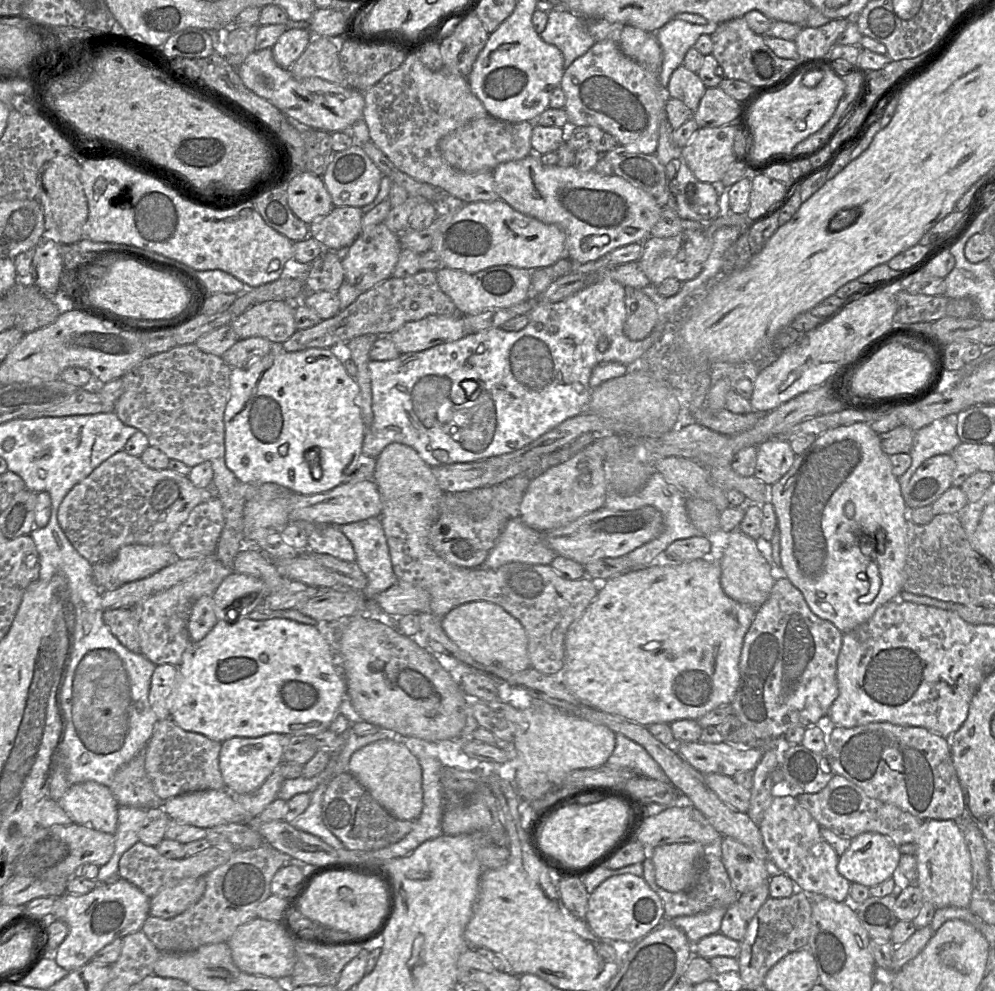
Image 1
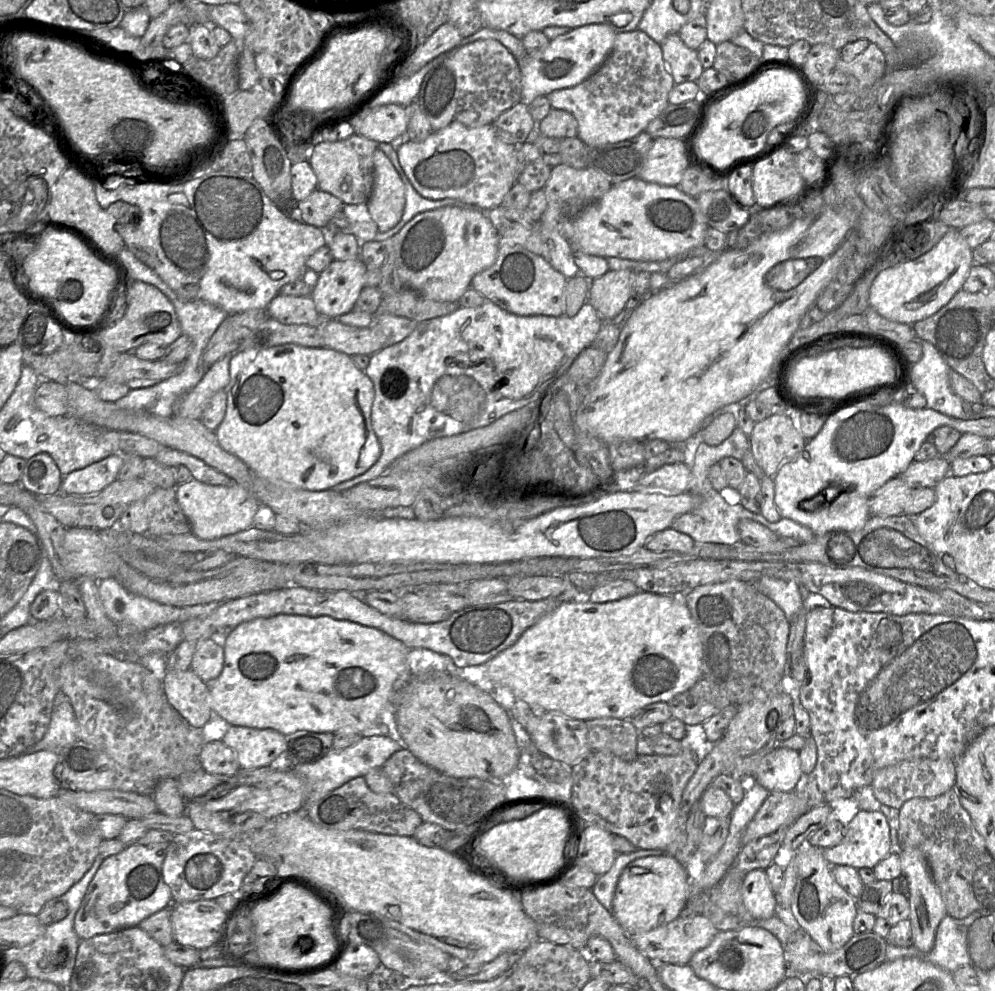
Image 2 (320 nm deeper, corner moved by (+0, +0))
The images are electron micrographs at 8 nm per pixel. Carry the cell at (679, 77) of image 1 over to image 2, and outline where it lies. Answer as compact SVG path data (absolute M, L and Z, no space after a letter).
M678 33L668 35L661 43L661 49L675 84L699 79L704 68L698 57L698 50L689 48Z

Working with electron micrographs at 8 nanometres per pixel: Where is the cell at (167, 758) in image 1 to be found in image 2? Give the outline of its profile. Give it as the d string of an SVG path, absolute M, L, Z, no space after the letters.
M222 740L206 742L199 760L202 769L213 775L233 776L240 769L237 754Z

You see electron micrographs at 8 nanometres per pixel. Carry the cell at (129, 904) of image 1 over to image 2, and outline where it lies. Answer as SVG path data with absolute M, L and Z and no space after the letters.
M170 843L154 846L133 844L105 858L90 881L74 918L80 940L99 934L136 927L141 921L172 904L171 890L164 882L161 868Z

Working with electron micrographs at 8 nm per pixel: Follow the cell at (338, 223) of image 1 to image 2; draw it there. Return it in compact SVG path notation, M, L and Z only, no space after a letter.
M317 188L306 199L297 203L297 213L304 224L326 229L332 217L342 210L343 205L337 197Z

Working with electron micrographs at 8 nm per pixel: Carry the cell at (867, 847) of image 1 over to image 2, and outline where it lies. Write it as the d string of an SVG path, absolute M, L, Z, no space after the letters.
M859 811L857 815L844 826L844 837L836 846L822 849L827 862L831 865L848 865L855 869L873 869L891 852L890 825L881 811Z

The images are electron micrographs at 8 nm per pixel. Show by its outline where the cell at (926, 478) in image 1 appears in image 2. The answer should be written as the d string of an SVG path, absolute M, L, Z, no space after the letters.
M896 476L875 490L869 498L871 516L897 516L904 512L913 489Z

